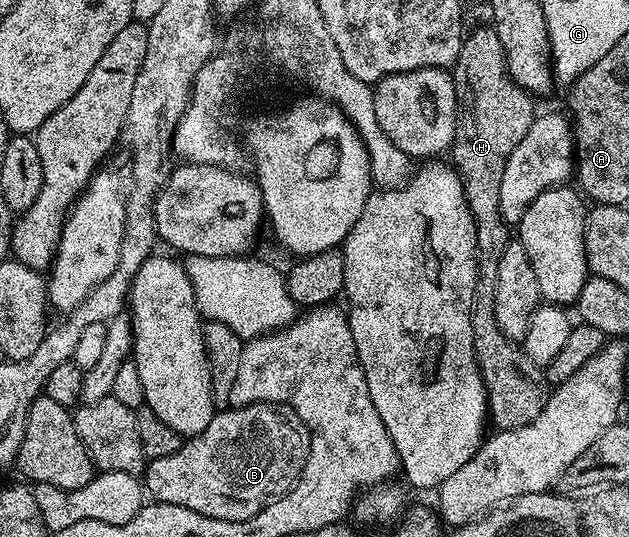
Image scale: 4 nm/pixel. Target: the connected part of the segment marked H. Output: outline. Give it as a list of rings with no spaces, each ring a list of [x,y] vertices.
[[[489,24],[477,26],[470,34],[468,31],[464,35],[461,51],[451,67],[451,73],[457,93],[457,127],[451,147],[451,162],[461,178],[469,211],[477,223],[477,262],[497,262],[497,254],[503,254],[511,241],[510,223],[503,220],[503,212],[499,208],[499,188],[503,184],[507,160],[511,152],[515,152],[515,144],[527,136],[527,128],[533,123],[534,99],[510,76],[503,44],[499,44],[499,36]]]

